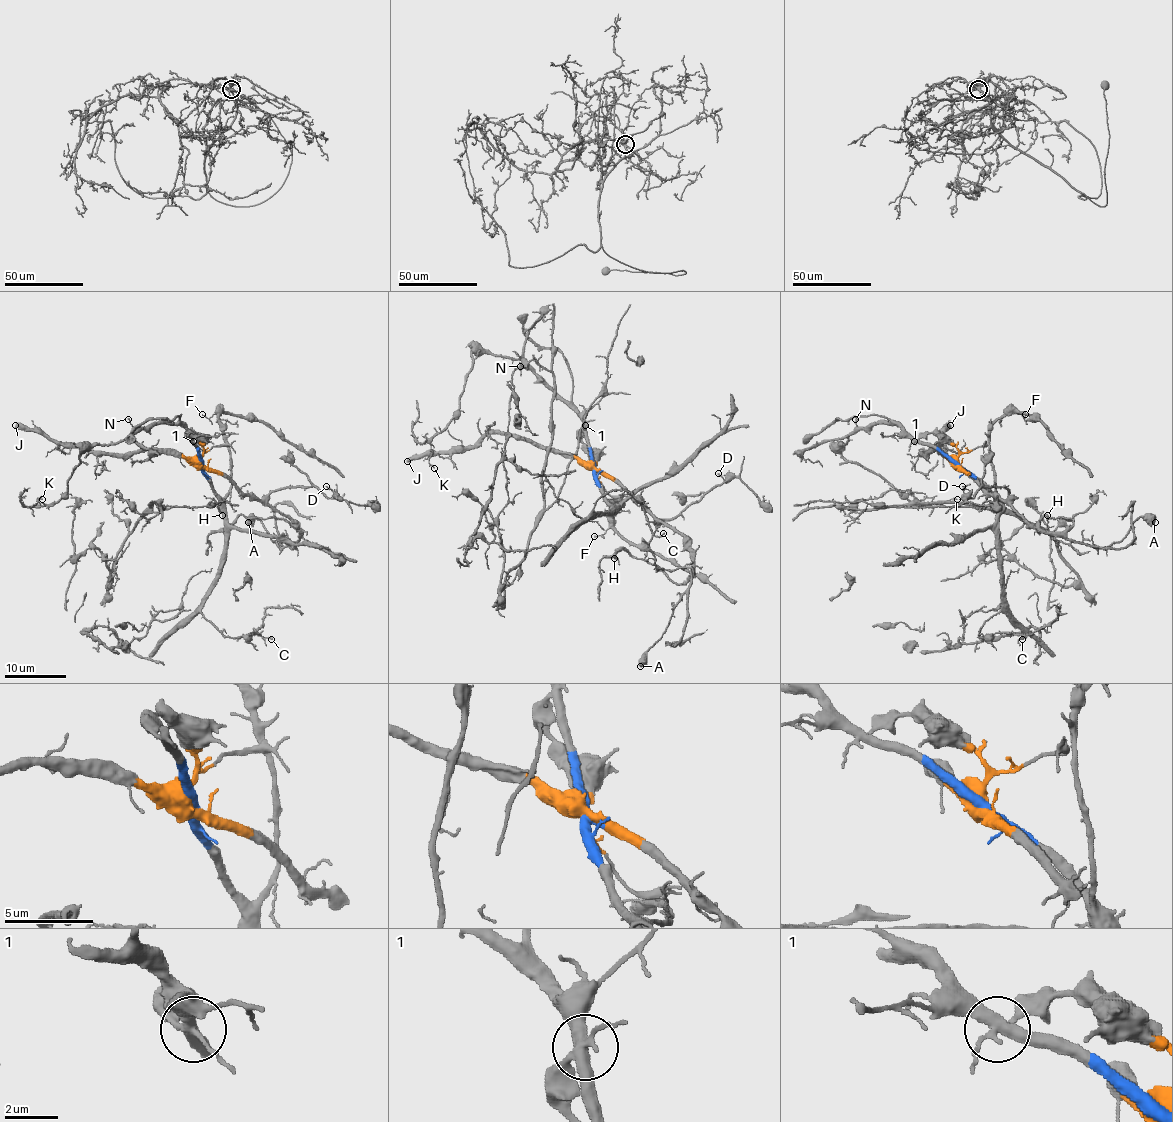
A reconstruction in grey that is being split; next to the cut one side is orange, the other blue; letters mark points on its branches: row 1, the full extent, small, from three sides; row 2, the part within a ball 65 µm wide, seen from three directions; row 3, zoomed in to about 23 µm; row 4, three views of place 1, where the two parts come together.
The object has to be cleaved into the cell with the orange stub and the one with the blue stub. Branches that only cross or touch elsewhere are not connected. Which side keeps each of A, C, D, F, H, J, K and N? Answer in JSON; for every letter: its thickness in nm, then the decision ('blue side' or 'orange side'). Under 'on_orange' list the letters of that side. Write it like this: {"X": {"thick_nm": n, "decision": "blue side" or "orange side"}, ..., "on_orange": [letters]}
{"A": {"thick_nm": 420, "decision": "orange side"}, "C": {"thick_nm": 140, "decision": "blue side"}, "D": {"thick_nm": 170, "decision": "orange side"}, "F": {"thick_nm": 110, "decision": "blue side"}, "H": {"thick_nm": 120, "decision": "orange side"}, "J": {"thick_nm": 550, "decision": "orange side"}, "K": {"thick_nm": 140, "decision": "blue side"}, "N": {"thick_nm": 130, "decision": "blue side"}, "on_orange": ["A", "D", "H", "J"]}

